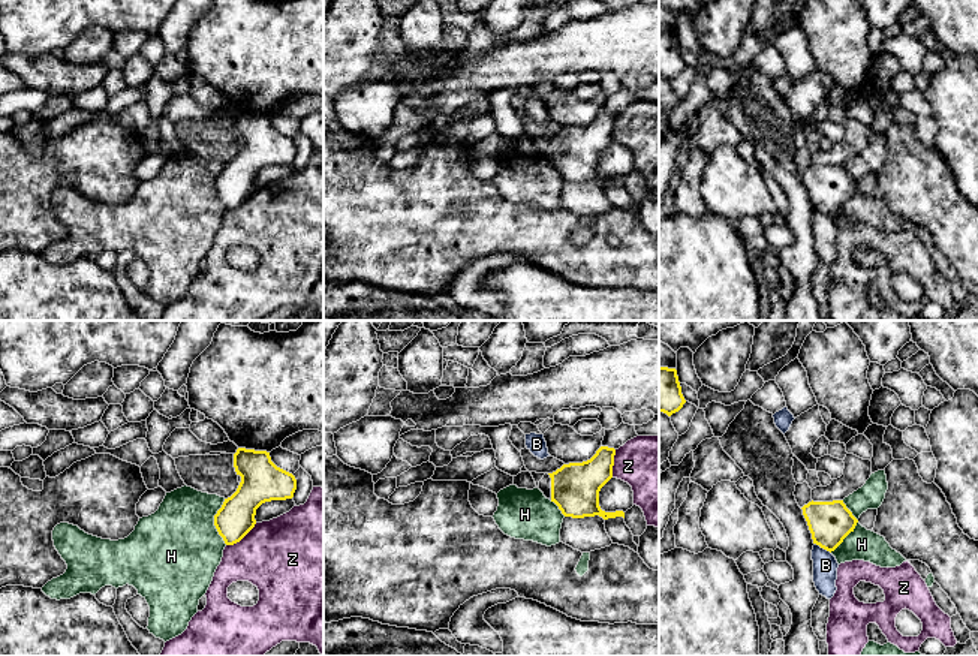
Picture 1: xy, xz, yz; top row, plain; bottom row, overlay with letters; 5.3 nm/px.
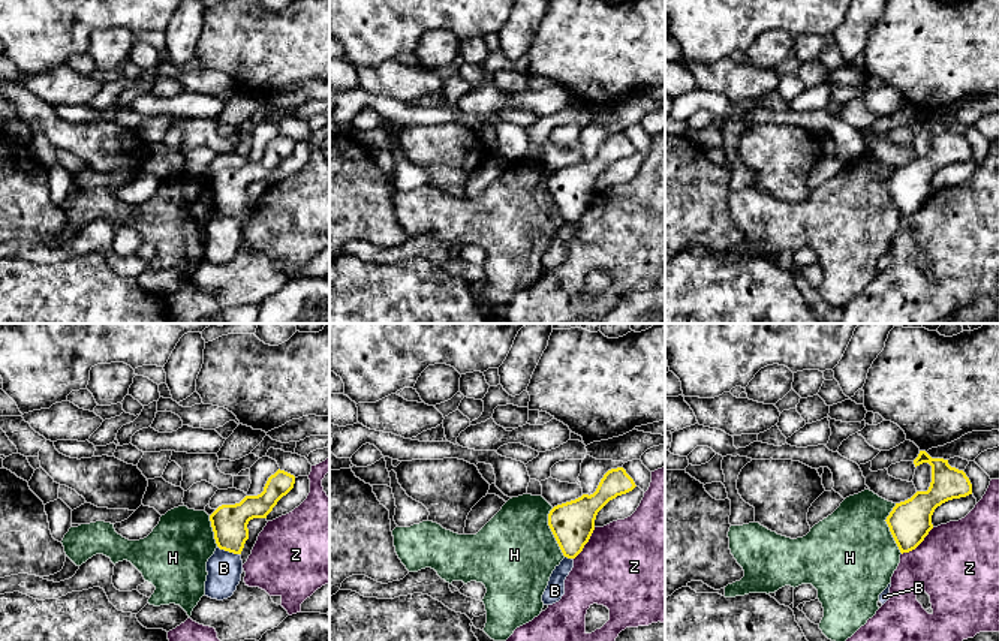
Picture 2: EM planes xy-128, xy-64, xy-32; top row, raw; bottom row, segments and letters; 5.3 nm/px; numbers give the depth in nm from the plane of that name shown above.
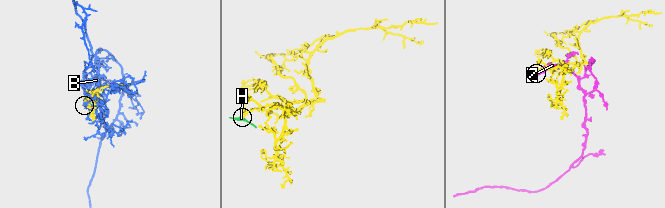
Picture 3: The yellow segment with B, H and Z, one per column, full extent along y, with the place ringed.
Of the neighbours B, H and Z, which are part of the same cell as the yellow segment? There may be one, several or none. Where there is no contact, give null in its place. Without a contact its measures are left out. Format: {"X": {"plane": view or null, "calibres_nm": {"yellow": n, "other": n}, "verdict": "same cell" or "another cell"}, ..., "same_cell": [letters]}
{"B": {"plane": "yz", "calibres_nm": {"yellow": 220, "other": 130}, "verdict": "another cell"}, "H": {"plane": "yz", "calibres_nm": {"yellow": 220, "other": 170}, "verdict": "another cell"}, "Z": {"plane": "xy", "calibres_nm": {"yellow": 200, "other": 420}, "verdict": "another cell"}, "same_cell": []}

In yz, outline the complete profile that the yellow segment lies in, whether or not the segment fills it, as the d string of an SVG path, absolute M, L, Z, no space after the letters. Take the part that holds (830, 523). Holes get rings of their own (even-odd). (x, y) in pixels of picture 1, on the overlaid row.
M812 500L801 509L812 533L813 544L830 553L834 551L851 532L854 532L858 523L843 500Z

